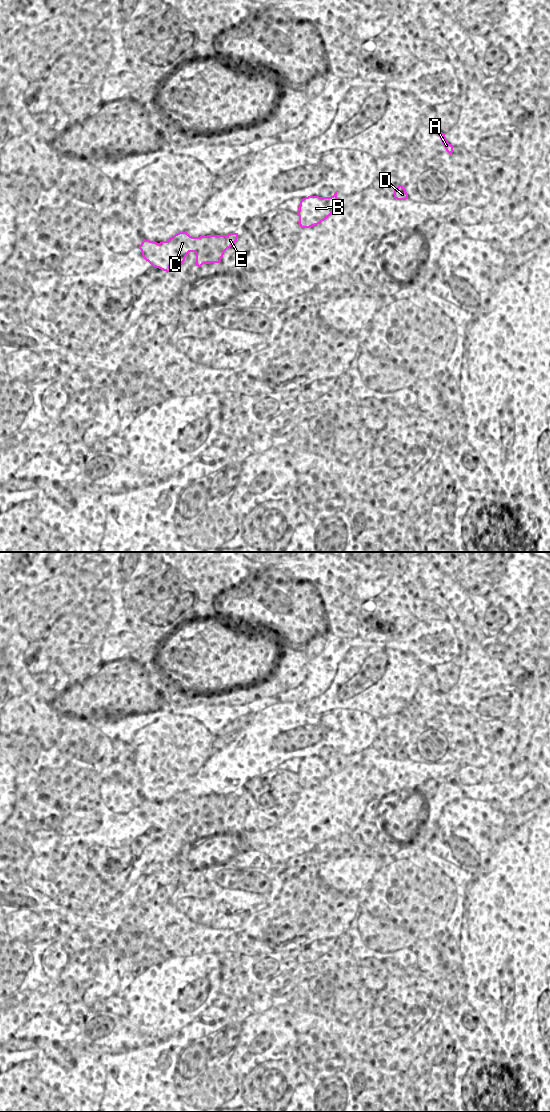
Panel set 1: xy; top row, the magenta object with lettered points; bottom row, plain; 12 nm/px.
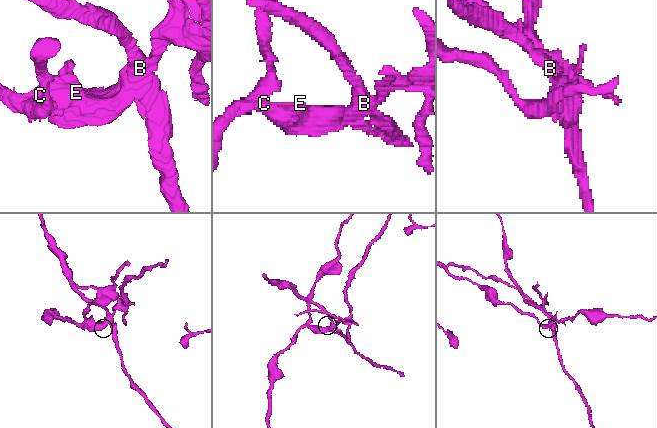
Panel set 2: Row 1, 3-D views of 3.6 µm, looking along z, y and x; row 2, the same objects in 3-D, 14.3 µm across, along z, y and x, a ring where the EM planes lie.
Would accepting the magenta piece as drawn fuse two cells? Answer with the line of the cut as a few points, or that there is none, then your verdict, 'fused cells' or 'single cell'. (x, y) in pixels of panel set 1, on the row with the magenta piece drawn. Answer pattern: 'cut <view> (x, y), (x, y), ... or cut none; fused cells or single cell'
cut xy (321, 198), (332, 211); fused cells

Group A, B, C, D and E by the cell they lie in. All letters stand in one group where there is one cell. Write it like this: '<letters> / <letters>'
A C D E / B

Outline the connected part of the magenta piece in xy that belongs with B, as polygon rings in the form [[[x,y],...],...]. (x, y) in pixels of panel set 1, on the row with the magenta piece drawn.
[[[308,196],[300,201],[299,225],[301,228],[310,228],[327,219],[332,211],[322,202],[322,197]]]

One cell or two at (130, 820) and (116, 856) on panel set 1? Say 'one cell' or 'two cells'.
two cells

